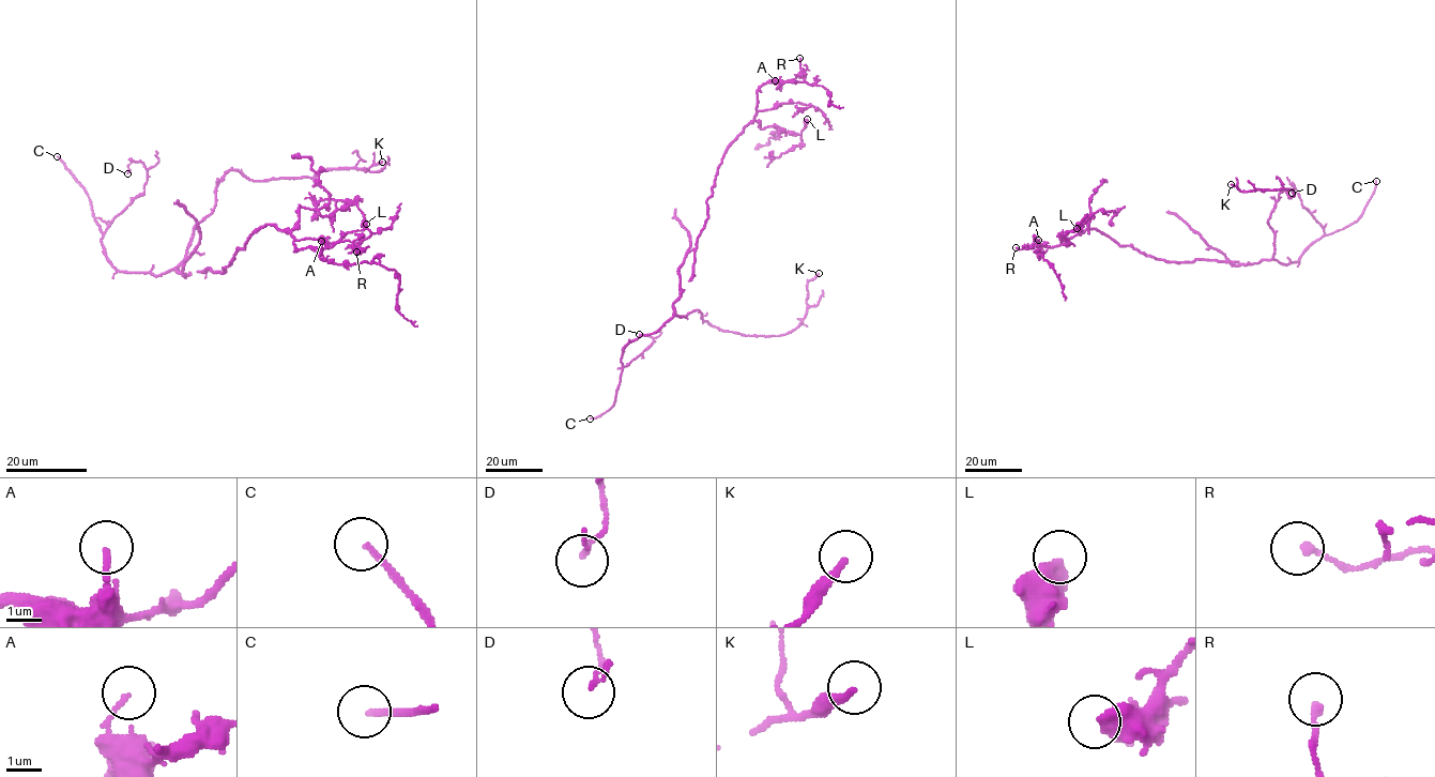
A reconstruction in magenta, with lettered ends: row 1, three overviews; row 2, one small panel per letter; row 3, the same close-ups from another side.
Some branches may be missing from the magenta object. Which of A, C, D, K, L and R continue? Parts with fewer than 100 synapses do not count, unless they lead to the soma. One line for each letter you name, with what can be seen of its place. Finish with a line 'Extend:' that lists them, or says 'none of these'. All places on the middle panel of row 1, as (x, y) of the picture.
C: Place: (590, 419)
Extend: C

